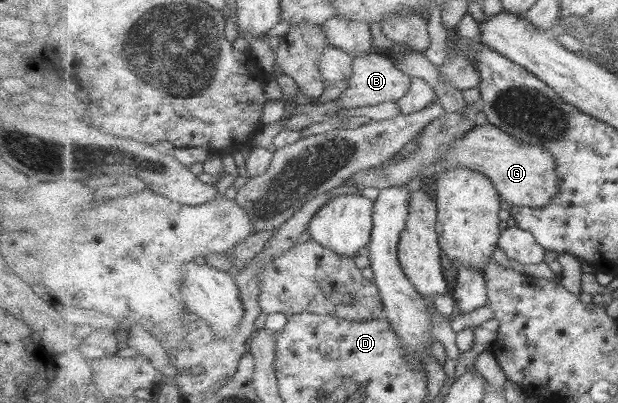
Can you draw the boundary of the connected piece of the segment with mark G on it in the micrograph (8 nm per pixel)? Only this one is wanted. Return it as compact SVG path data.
M485 121L477 123L463 138L456 140L441 156L440 159L431 166L418 170L417 180L422 178L425 182L433 180L435 176L451 170L452 168L463 167L474 169L475 172L482 172L494 181L494 185L499 191L502 200L511 203L516 207L544 207L551 202L562 191L561 177L558 176L558 163L554 156L551 156L549 149L542 145L525 144L518 137L511 136L510 133L503 132L503 129Z

